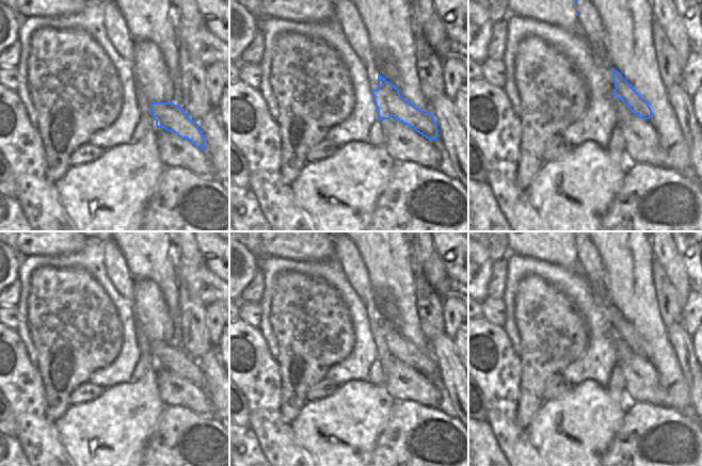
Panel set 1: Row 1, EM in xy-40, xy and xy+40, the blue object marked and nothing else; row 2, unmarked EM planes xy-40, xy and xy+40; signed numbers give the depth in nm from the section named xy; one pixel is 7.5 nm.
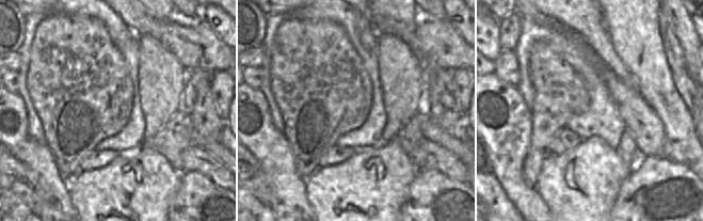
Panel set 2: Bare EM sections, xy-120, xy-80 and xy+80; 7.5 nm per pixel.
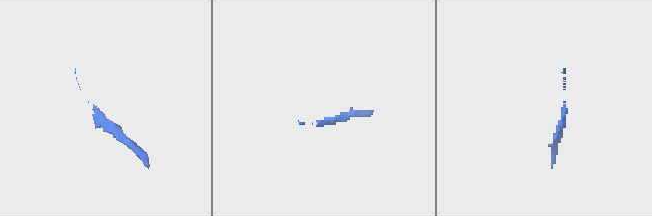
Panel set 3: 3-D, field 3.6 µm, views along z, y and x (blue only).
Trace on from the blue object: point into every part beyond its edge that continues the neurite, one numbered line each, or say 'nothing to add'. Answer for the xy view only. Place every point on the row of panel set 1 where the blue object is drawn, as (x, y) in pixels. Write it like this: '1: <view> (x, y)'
nothing to add.

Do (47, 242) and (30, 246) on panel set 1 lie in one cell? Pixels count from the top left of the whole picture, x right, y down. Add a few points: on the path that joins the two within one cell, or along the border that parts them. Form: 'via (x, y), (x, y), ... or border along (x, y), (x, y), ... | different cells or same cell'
via (43, 242), (34, 242) | same cell

